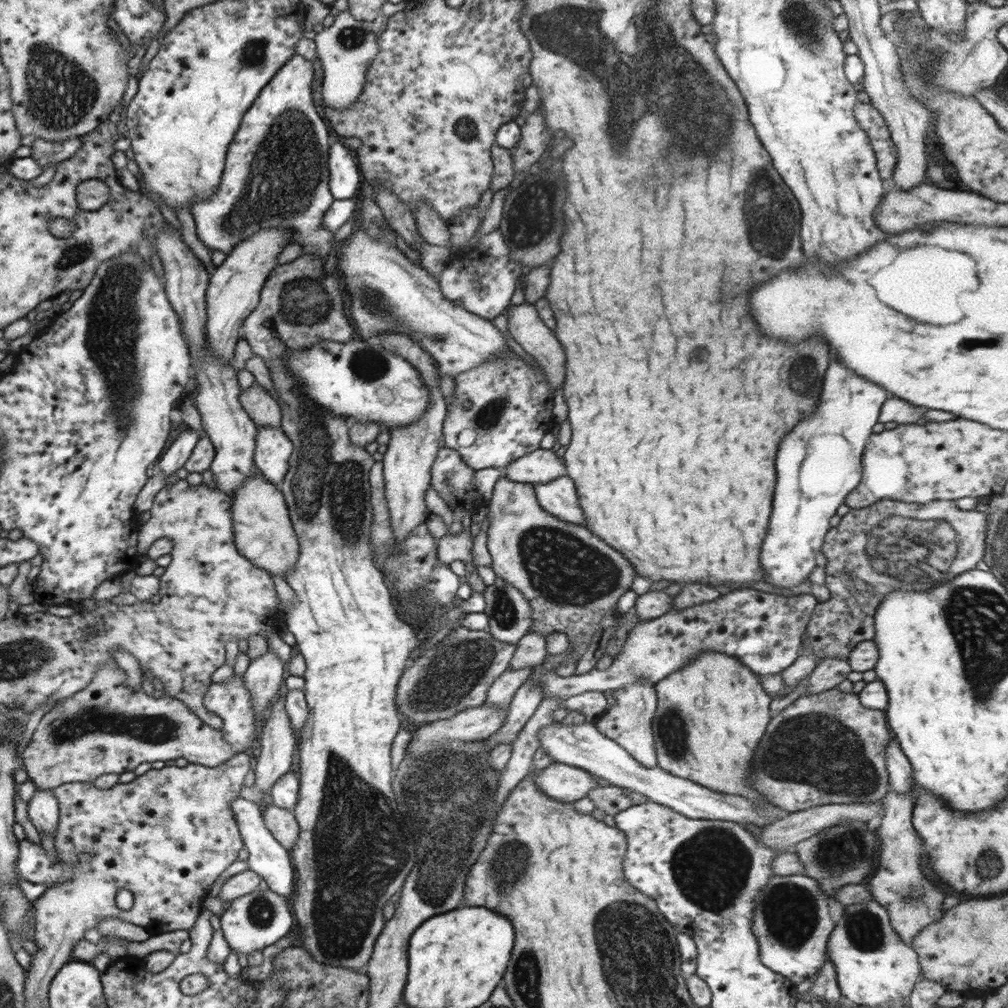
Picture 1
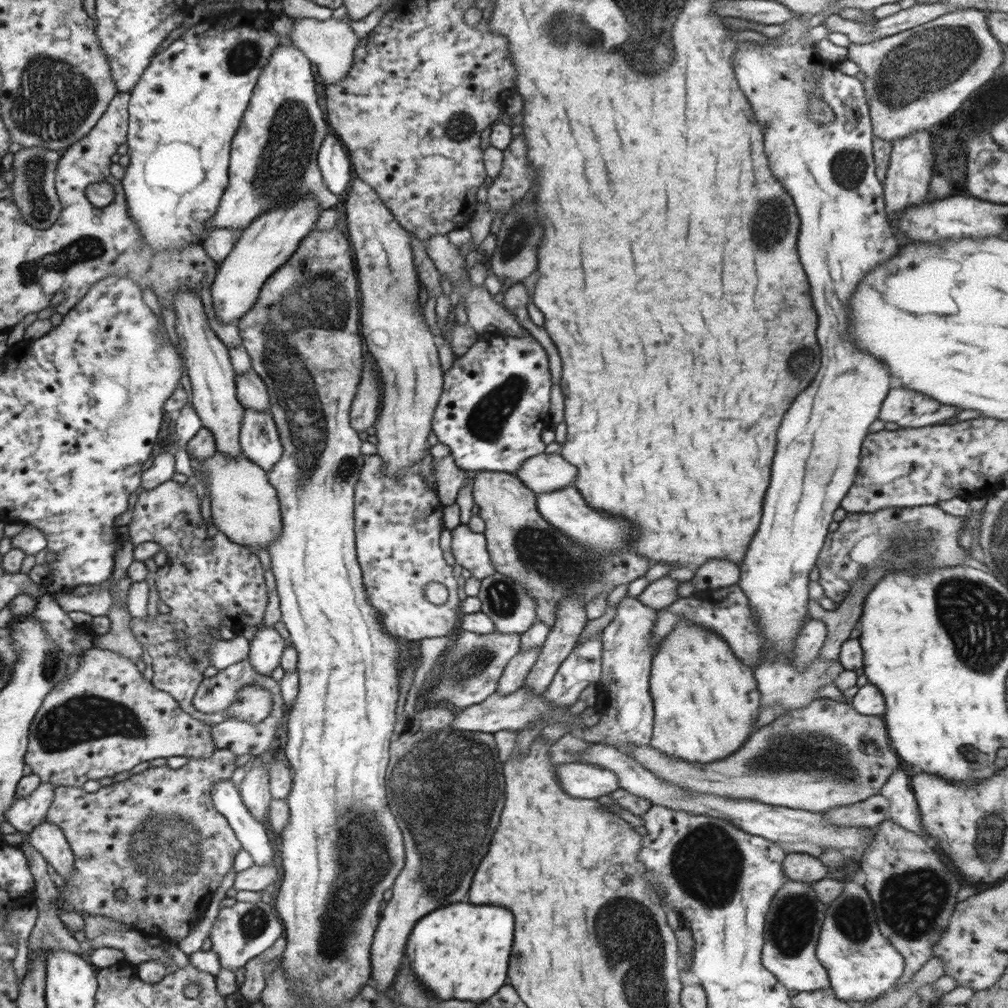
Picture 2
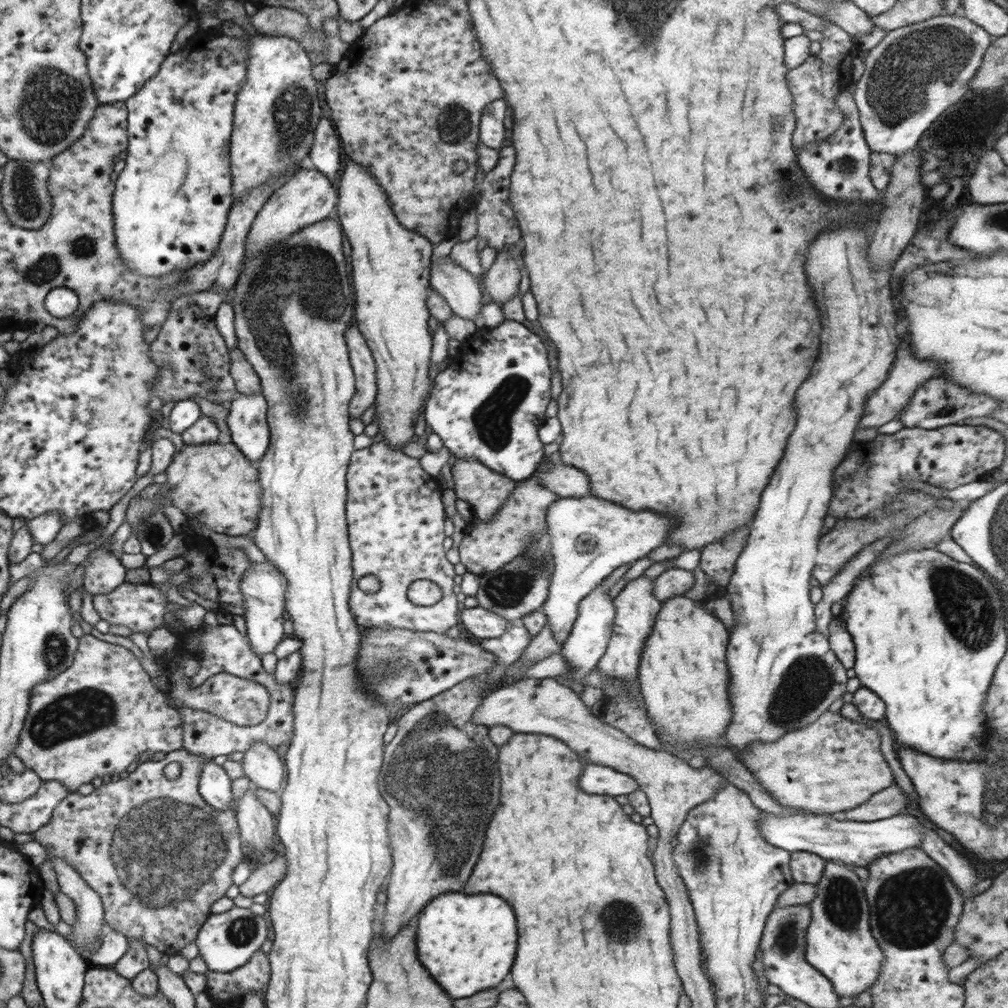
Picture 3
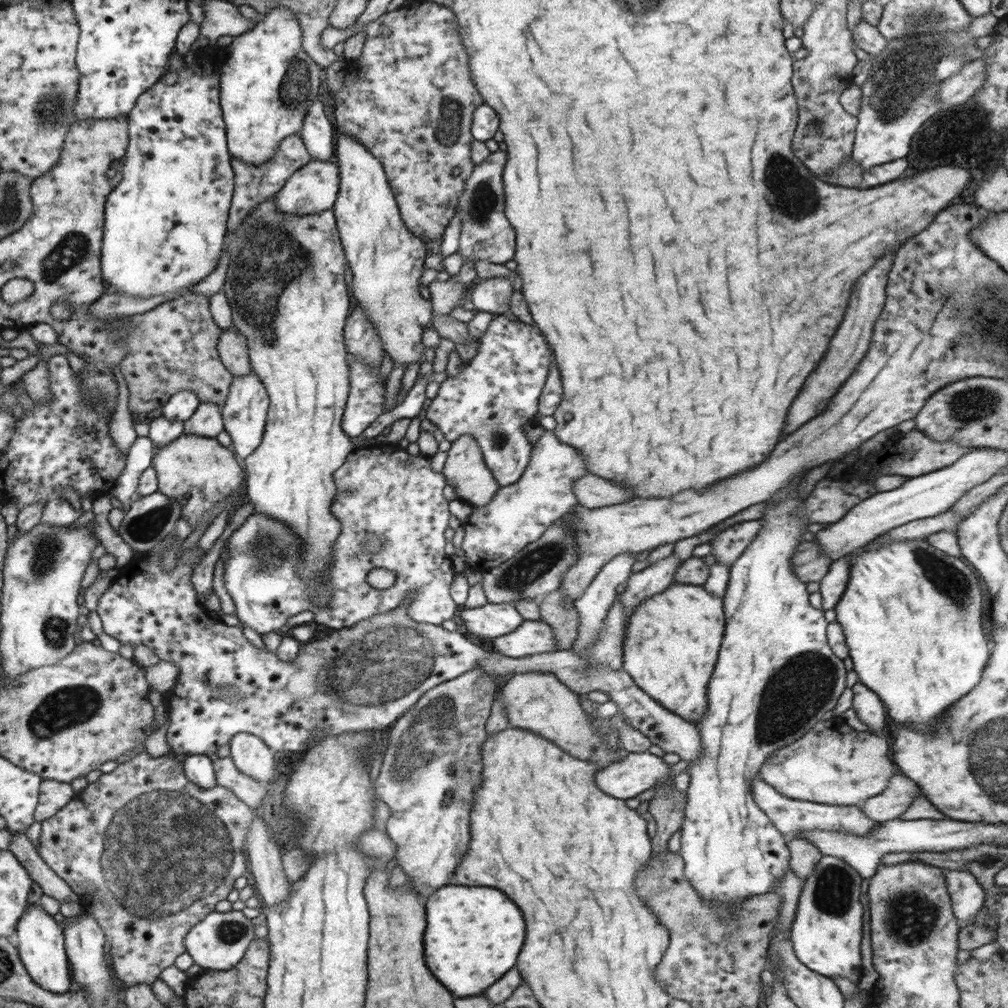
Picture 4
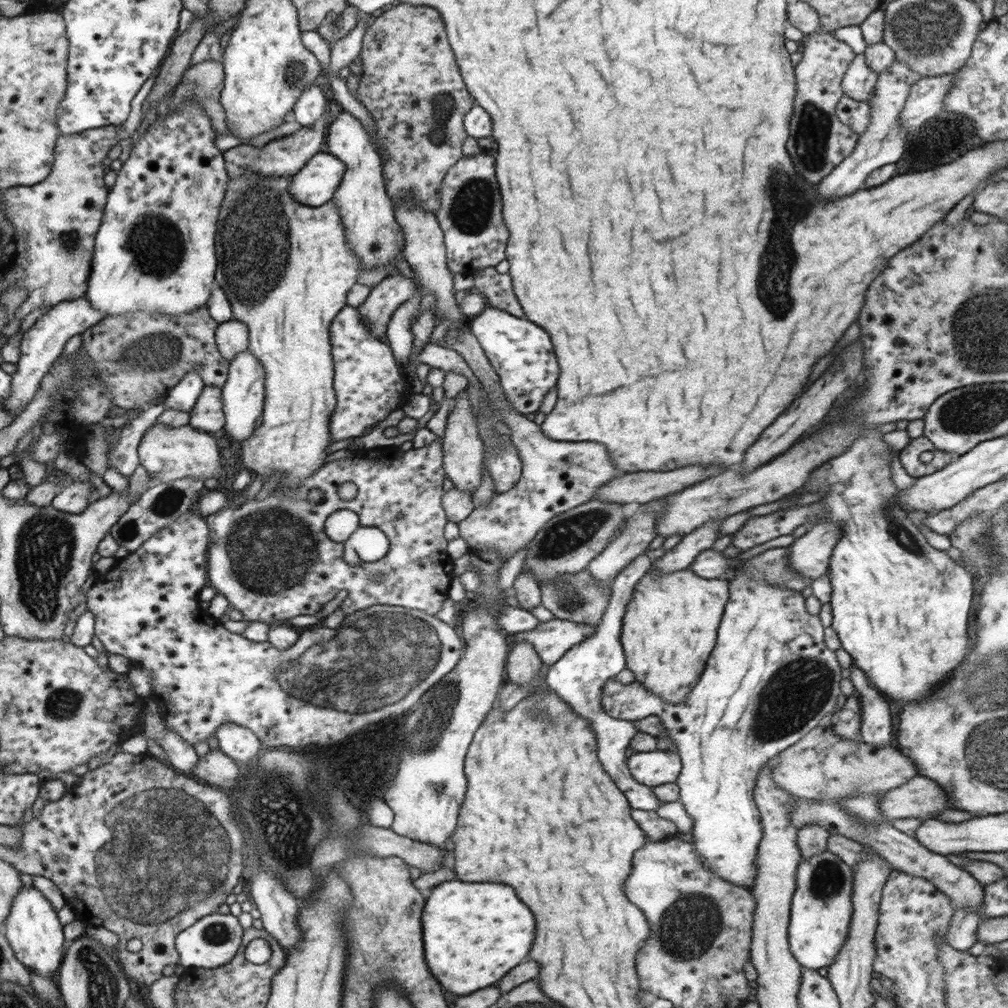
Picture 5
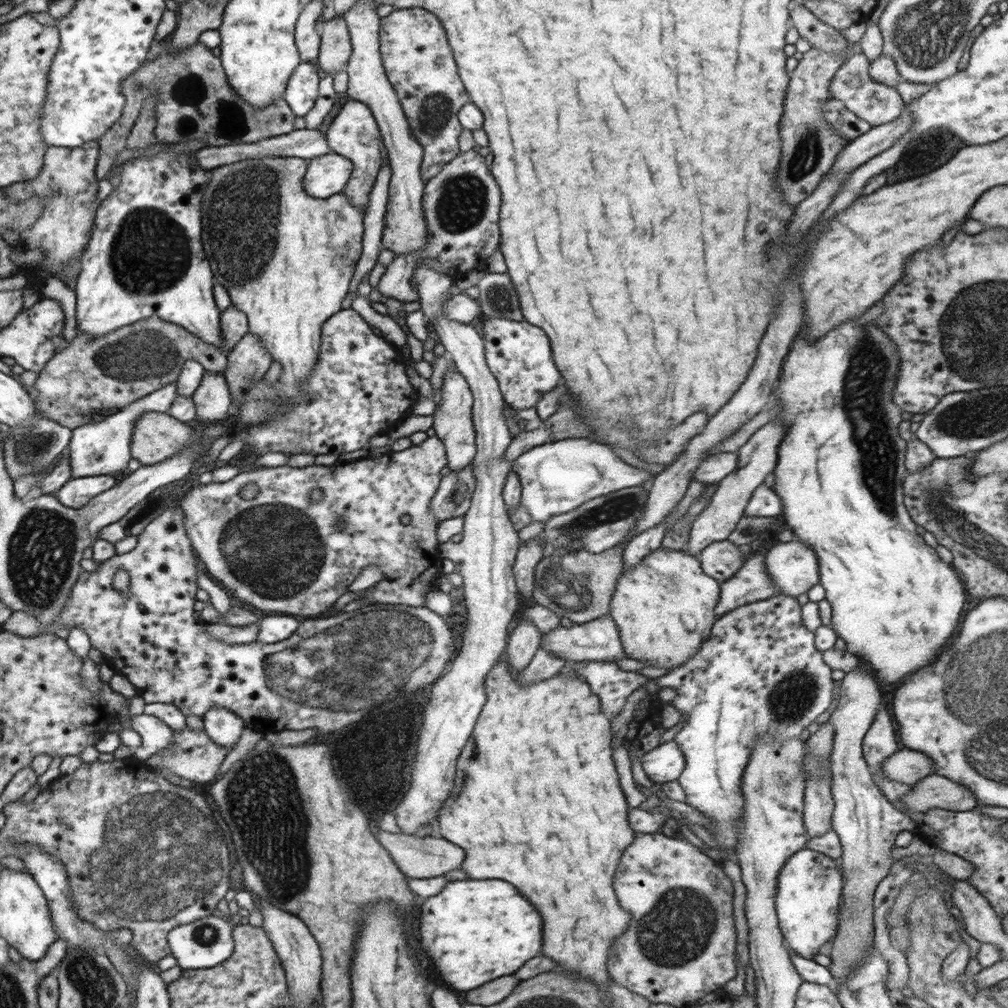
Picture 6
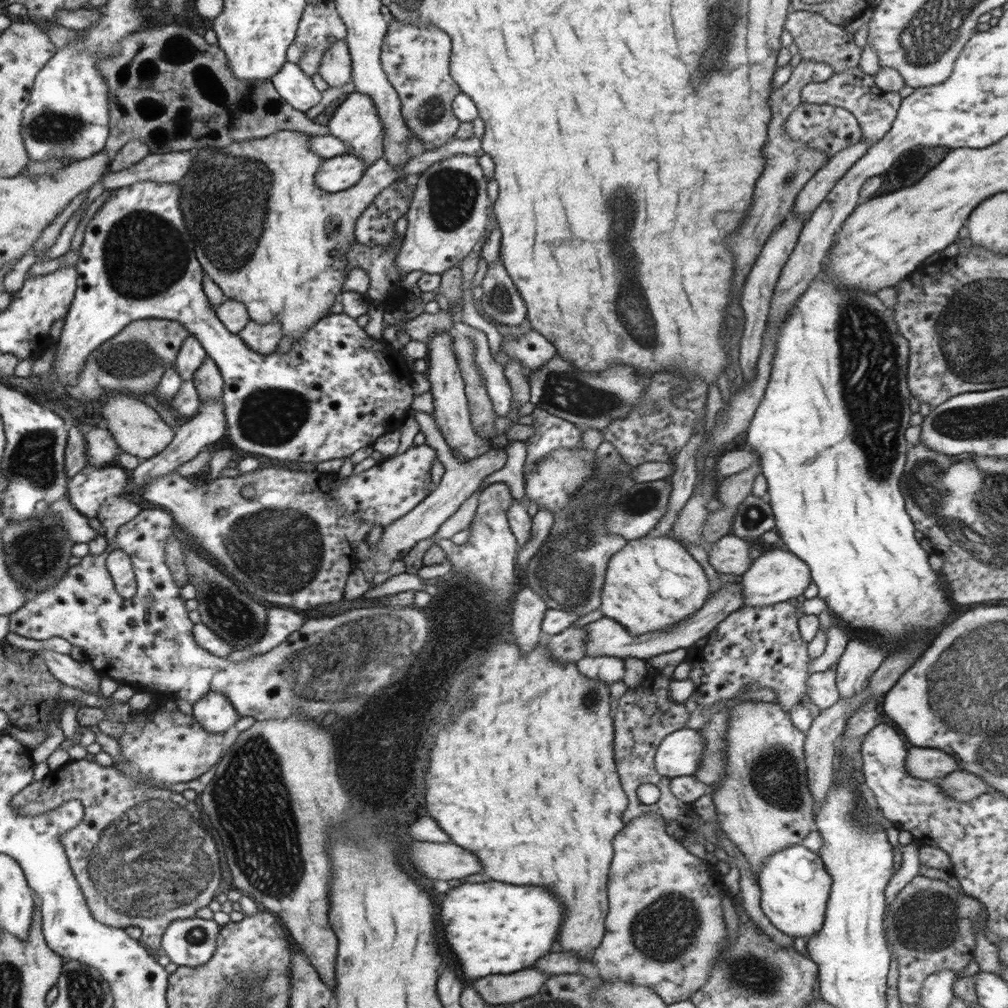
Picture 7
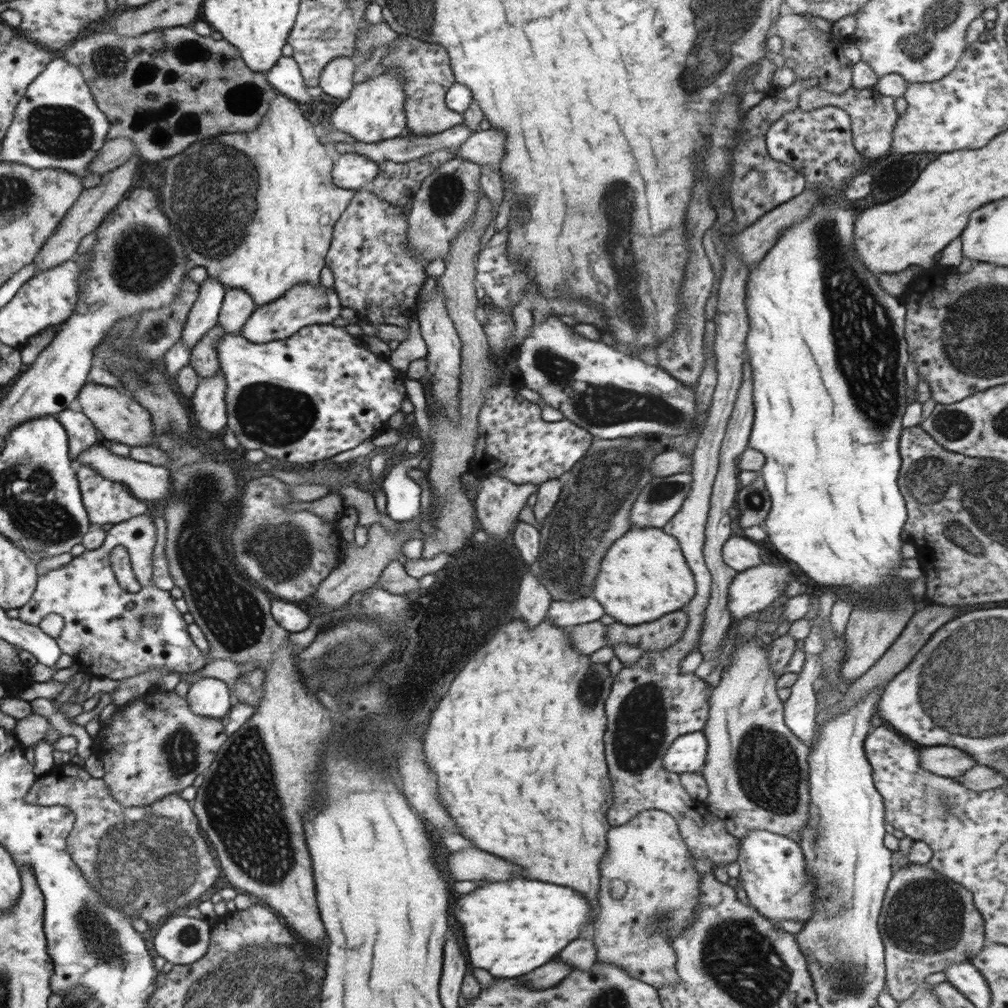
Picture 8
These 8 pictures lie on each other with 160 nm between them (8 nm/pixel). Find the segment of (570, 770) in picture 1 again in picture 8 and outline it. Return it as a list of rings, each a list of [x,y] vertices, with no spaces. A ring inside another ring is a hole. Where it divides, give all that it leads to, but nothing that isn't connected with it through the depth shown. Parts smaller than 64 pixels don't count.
[[[703,731],[689,732],[672,742],[663,758],[663,767],[673,773],[700,772],[707,757]]]

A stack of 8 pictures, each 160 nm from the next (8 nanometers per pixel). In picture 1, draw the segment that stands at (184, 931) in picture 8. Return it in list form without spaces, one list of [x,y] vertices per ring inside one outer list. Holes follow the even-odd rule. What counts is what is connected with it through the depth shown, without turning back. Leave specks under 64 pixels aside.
[[[260,888],[235,898],[230,907],[225,910],[220,918],[222,935],[231,949],[232,960],[239,954],[250,955],[253,951],[262,951],[271,944],[277,943],[286,934],[293,931],[291,905],[288,898],[280,896],[270,889]]]

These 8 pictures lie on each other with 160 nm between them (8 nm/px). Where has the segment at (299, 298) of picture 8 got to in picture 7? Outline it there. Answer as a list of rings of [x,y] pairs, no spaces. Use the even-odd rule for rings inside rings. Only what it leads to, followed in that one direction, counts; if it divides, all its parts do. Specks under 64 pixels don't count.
[[[249,319],[238,335],[253,351],[258,352],[258,354],[269,355],[275,351],[278,342],[282,340],[285,334],[278,319],[264,324]]]

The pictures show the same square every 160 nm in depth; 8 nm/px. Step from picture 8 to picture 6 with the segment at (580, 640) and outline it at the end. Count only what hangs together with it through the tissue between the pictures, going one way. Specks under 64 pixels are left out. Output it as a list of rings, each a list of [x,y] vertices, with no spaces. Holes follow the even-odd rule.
[[[540,647],[532,657],[530,664],[525,666],[519,674],[518,681],[520,684],[530,684],[556,677],[567,663],[568,661],[562,660],[548,649]]]

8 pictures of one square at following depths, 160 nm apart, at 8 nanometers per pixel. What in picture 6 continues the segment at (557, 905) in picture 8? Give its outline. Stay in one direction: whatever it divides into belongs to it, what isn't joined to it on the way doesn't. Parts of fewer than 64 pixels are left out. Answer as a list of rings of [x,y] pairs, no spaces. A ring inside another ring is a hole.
[[[458,880],[450,882],[440,894],[426,898],[421,904],[420,934],[422,948],[432,958],[444,982],[456,990],[472,991],[498,976],[514,974],[542,948],[542,918],[536,908],[518,890],[504,880]]]

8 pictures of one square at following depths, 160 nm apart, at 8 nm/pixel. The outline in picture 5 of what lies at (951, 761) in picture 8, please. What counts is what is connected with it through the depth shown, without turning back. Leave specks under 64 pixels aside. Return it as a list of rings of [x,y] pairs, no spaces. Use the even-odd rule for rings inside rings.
[[[831,726],[813,728],[800,742],[782,751],[771,772],[774,782],[798,799],[835,802],[854,793],[884,793],[919,774],[914,761],[898,748],[844,740]]]

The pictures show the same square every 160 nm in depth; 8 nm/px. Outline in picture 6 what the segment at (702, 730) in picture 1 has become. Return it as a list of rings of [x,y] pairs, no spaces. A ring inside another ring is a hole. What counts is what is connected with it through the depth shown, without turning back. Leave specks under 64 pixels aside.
[[[660,547],[654,549],[650,554],[647,554],[639,563],[636,563],[631,569],[624,569],[620,578],[618,578],[618,584],[616,584],[616,590],[612,595],[610,603],[609,614],[613,618],[617,629],[619,630],[620,640],[623,649],[626,651],[628,658],[634,659],[640,665],[655,666],[660,668],[676,668],[683,665],[691,656],[700,648],[702,642],[709,638],[712,625],[715,623],[715,606],[720,598],[720,583],[707,576],[701,567],[701,562],[698,556],[688,554],[684,551],[667,549]]]

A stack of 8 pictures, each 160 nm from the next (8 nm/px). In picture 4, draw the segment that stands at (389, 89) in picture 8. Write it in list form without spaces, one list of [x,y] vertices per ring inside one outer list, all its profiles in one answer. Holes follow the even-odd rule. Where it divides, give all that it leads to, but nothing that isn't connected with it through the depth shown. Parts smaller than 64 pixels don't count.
[[[339,132],[335,153],[340,184],[332,209],[345,257],[353,274],[350,291],[352,301],[362,307],[370,322],[375,324],[382,348],[391,355],[394,364],[402,365],[406,370],[409,364],[418,362],[422,356],[422,332],[430,324],[433,312],[429,295],[420,290],[419,286],[424,272],[422,265],[428,256],[425,241],[416,237],[404,224],[383,164],[358,139]]]

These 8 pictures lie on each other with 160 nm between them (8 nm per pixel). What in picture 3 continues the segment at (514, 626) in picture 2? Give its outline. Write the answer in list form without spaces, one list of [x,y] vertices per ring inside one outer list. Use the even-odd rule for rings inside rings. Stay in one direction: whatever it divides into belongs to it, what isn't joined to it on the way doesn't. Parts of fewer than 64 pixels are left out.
[[[526,554],[517,555],[512,562],[501,566],[498,570],[493,570],[494,572],[486,572],[480,577],[480,589],[475,594],[478,606],[487,608],[506,620],[516,620],[531,612],[541,610],[548,598],[554,565],[553,557],[547,561],[539,561],[527,557]]]

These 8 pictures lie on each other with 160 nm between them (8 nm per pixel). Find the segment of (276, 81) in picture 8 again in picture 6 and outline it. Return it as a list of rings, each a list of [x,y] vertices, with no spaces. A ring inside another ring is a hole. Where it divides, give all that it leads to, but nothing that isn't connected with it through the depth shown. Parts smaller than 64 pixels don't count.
[[[313,62],[300,63],[286,85],[285,102],[295,116],[303,116],[315,106],[318,97],[318,68]]]

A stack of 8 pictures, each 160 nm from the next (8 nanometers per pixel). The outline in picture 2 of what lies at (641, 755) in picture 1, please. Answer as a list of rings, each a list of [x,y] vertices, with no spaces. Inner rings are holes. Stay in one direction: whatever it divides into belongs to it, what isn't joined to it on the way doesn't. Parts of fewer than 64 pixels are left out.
[[[626,595],[618,602],[616,616],[604,631],[602,672],[598,682],[598,702],[594,705],[600,714],[598,724],[584,729],[582,738],[590,743],[604,742],[612,746],[646,746],[653,735],[653,698],[649,691],[653,648],[651,640],[655,630],[657,610],[643,605],[638,598]]]

